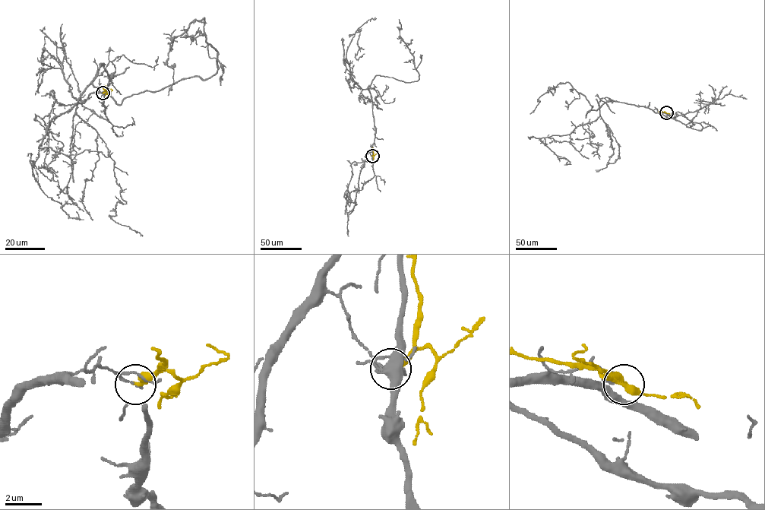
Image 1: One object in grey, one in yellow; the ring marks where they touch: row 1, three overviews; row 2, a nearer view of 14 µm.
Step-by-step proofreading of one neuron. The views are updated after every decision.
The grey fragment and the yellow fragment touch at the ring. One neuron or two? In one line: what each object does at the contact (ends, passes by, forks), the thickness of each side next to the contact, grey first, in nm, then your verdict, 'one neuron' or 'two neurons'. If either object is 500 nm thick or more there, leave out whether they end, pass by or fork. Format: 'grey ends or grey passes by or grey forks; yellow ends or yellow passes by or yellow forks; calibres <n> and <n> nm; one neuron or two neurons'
grey ends; yellow ends; calibres 120 and 400 nm; two neurons

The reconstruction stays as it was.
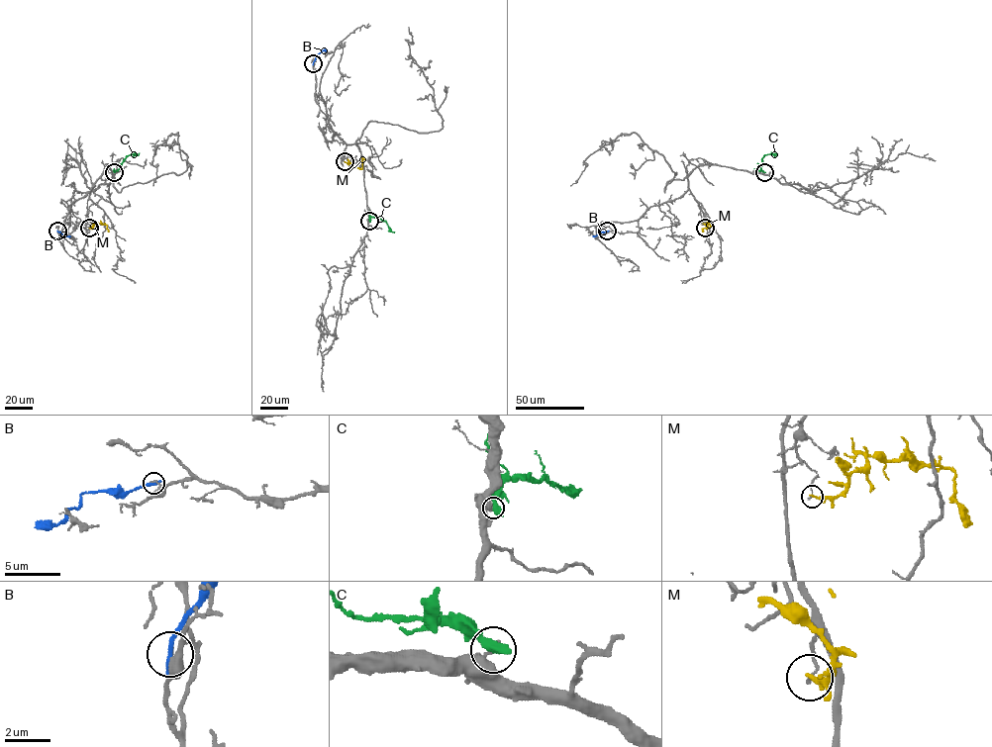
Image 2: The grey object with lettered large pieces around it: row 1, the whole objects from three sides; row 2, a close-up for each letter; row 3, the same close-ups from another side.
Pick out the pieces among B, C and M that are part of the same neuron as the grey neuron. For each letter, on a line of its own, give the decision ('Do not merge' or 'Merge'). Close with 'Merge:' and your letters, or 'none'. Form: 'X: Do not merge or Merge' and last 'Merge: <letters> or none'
B: Do not merge
C: Do not merge
M: Do not merge
Merge: none

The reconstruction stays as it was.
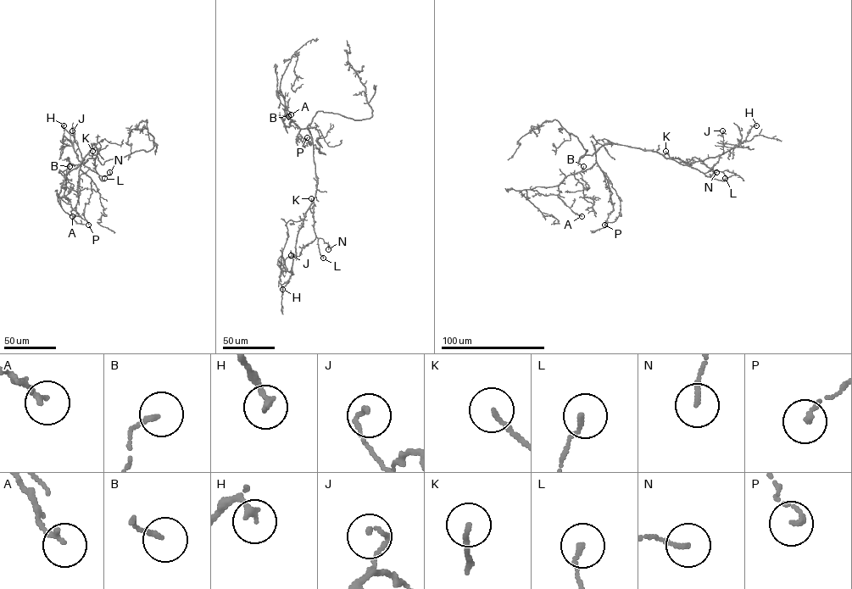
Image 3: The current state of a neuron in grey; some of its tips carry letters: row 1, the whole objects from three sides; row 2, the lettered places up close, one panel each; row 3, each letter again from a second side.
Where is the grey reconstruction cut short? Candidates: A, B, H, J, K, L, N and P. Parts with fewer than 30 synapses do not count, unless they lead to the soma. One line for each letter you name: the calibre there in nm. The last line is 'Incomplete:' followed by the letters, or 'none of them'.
Incomplete: none of them

